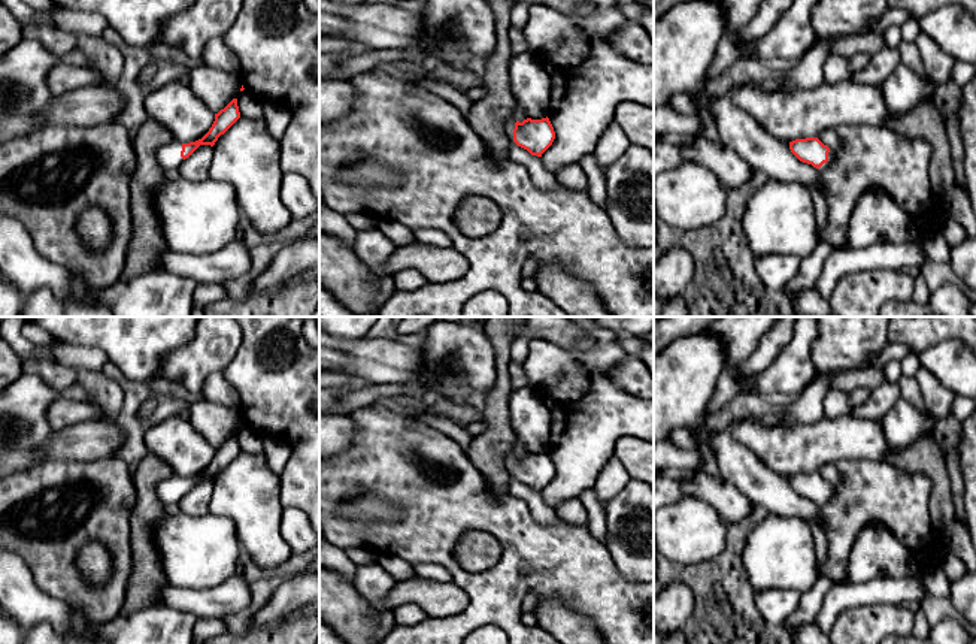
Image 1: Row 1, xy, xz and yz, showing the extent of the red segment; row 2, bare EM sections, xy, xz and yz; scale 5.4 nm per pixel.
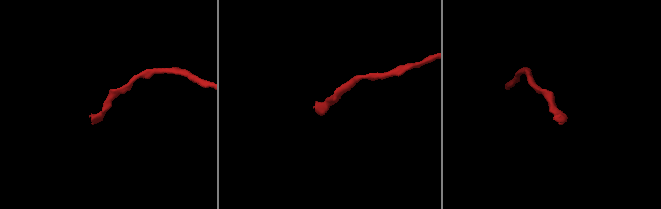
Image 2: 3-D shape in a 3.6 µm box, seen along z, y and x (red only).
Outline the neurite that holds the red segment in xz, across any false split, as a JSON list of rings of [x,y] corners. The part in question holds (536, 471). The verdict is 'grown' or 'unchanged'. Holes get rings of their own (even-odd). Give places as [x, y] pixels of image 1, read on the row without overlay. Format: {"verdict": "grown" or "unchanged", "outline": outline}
{"verdict": "grown", "outline": [[[510,448],[504,456],[504,463],[510,478],[516,478],[537,492],[542,492],[555,474],[555,466],[548,451],[542,454],[527,453],[519,457]]]}

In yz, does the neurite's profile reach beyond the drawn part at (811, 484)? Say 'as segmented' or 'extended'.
extended

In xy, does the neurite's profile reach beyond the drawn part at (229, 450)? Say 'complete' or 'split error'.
split error

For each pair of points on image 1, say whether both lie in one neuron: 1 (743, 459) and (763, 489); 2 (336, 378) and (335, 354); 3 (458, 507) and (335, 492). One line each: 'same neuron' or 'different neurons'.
1: same neuron
2: different neurons
3: same neuron

